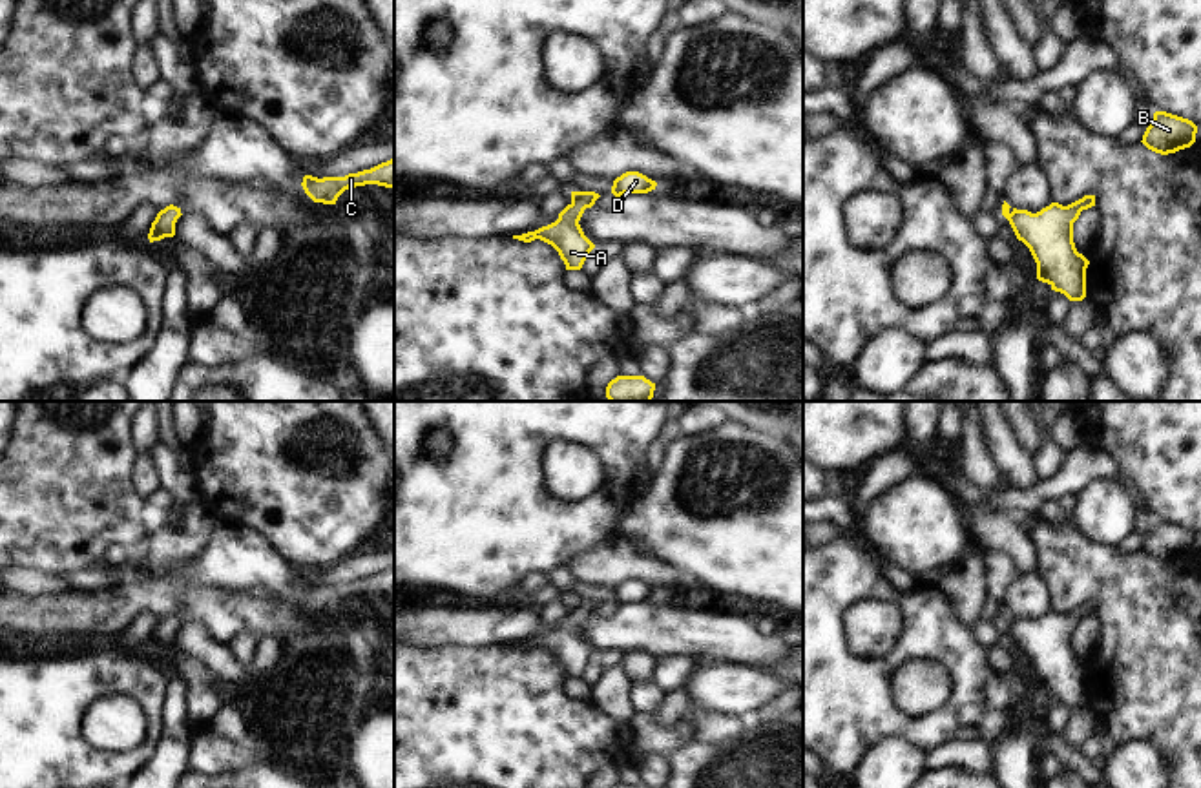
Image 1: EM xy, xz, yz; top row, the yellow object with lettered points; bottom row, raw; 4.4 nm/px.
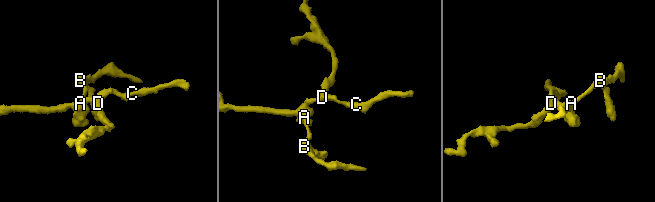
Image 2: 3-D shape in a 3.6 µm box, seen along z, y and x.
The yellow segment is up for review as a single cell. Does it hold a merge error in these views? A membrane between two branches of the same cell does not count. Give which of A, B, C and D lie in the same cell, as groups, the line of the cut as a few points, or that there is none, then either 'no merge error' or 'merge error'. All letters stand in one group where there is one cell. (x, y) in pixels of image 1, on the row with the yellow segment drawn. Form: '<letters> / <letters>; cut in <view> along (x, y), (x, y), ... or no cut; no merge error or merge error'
A B C D; no cut; no merge error

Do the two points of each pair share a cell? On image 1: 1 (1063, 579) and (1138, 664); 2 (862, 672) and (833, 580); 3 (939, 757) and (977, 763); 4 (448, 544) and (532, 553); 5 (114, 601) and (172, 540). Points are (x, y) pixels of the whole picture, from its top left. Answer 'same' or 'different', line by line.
1: same
2: same
3: same
4: same
5: different

